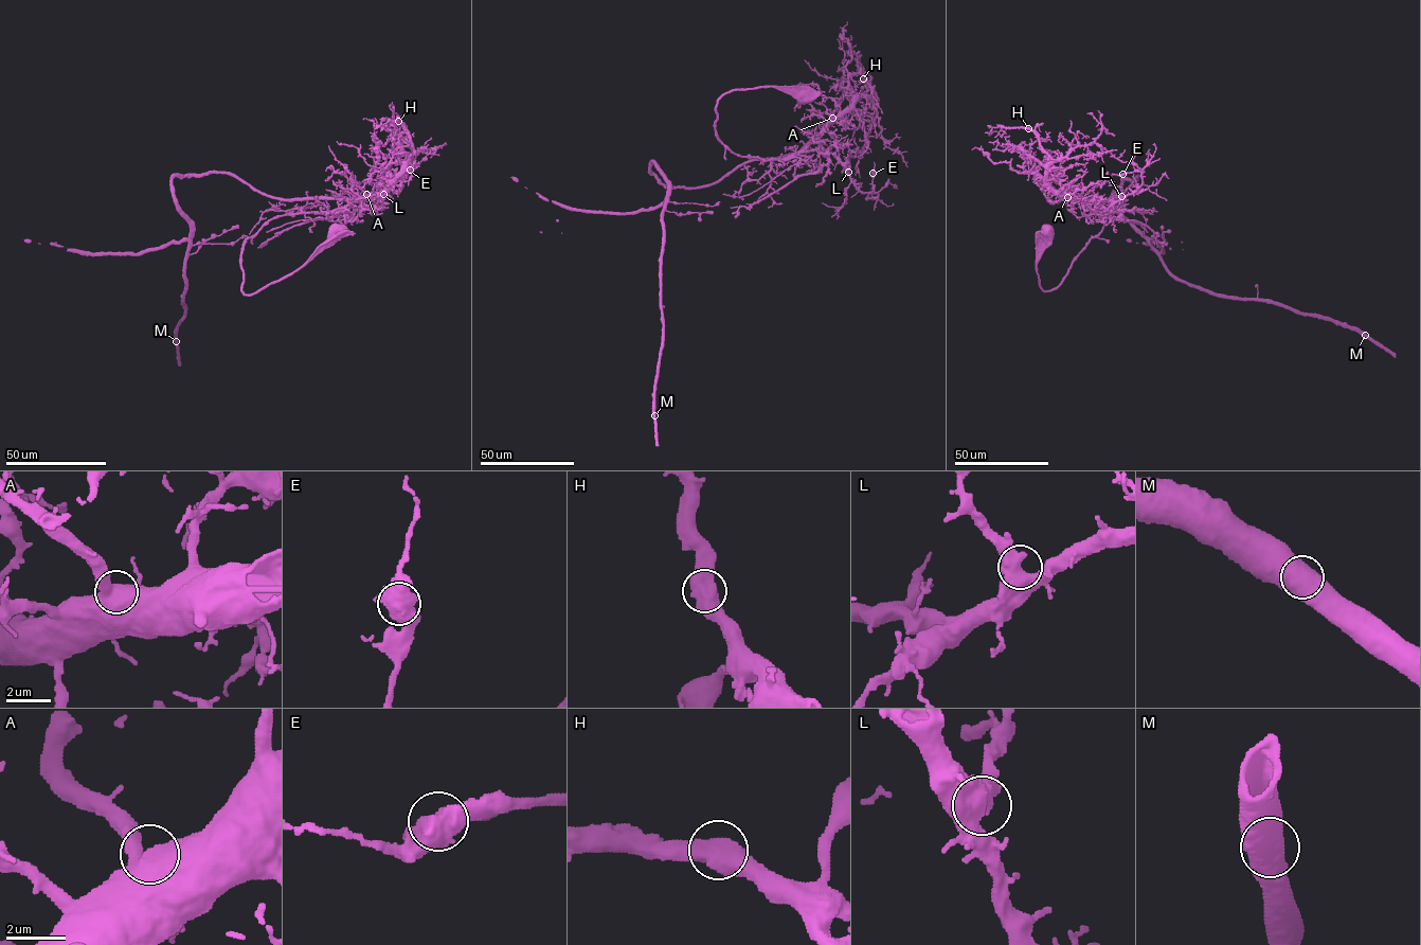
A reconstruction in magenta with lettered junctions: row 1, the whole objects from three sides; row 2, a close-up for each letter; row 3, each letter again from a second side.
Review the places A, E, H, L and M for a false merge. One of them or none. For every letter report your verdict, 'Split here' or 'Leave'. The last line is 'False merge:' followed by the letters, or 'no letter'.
A: Leave
E: Leave
H: Leave
L: Leave
M: Leave
False merge: no letter

